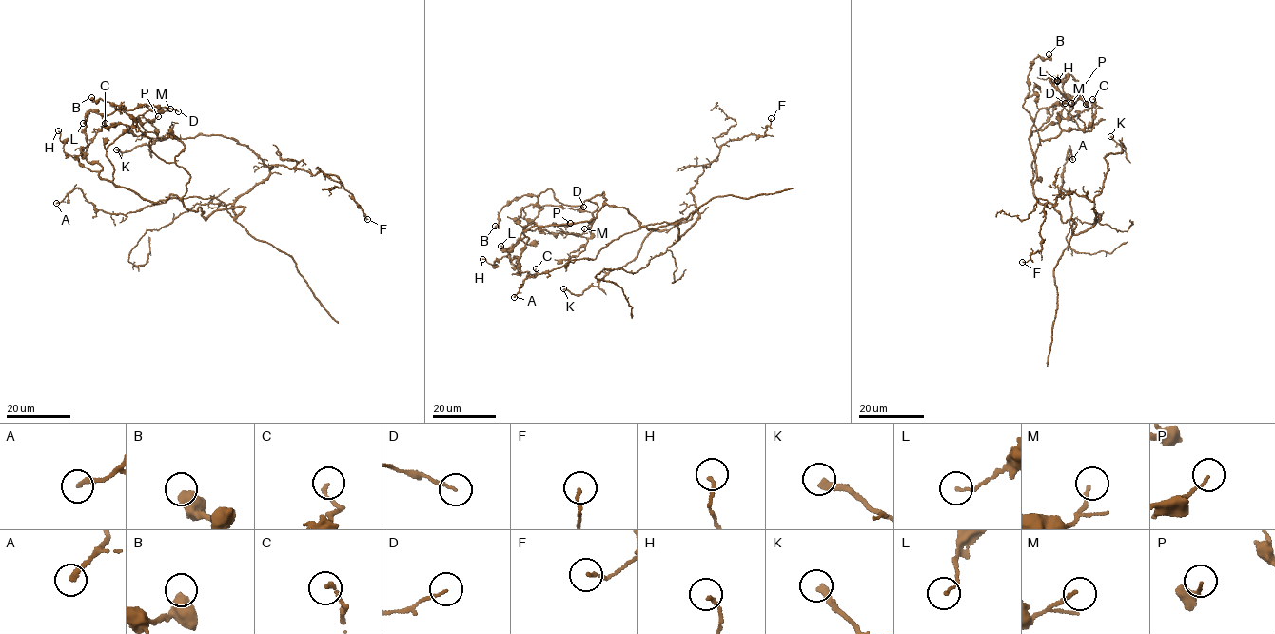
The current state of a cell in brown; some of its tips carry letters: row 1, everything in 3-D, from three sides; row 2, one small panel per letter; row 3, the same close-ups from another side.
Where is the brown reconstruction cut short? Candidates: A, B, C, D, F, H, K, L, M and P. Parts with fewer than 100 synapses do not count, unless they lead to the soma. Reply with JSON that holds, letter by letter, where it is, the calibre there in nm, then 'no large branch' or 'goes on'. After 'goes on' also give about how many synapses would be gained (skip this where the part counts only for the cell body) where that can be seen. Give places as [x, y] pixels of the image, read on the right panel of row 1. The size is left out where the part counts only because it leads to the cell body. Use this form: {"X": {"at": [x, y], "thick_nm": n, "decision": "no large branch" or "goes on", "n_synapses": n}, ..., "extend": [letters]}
{"A": {"at": [1072, 159], "thick_nm": 200, "decision": "no large branch"}, "B": {"at": [1049, 54], "thick_nm": 550, "decision": "no large branch"}, "C": {"at": [1092, 99], "thick_nm": 160, "decision": "no large branch"}, "D": {"at": [1065, 103], "thick_nm": 130, "decision": "no large branch"}, "F": {"at": [1022, 262], "thick_nm": 140, "decision": "no large branch"}, "H": {"at": [1057, 81], "thick_nm": 130, "decision": "no large branch"}, "K": {"at": [1110, 136], "thick_nm": 340, "decision": "no large branch"}, "L": {"at": [1057, 80], "thick_nm": 100, "decision": "no large branch"}, "M": {"at": [1086, 104], "thick_nm": 130, "decision": "no large branch"}, "P": {"at": [1071, 103], "thick_nm": 100, "decision": "no large branch"}, "extend": []}

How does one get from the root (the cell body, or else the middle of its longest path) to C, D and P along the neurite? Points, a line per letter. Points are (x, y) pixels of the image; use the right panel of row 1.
C: (1053, 208), (1034, 196), (1032, 186), (1041, 179), (1036, 176), (1029, 137), (1092, 107), (1092, 99)
D: (1053, 208), (1034, 196), (1041, 179), (1028, 140), (1067, 117), (1079, 94), (1069, 74), (1049, 80), (1065, 103)
P: (1053, 208), (1034, 196), (1031, 165), (1039, 142), (1057, 137), (1062, 131), (1083, 131), (1062, 105), (1071, 103)

